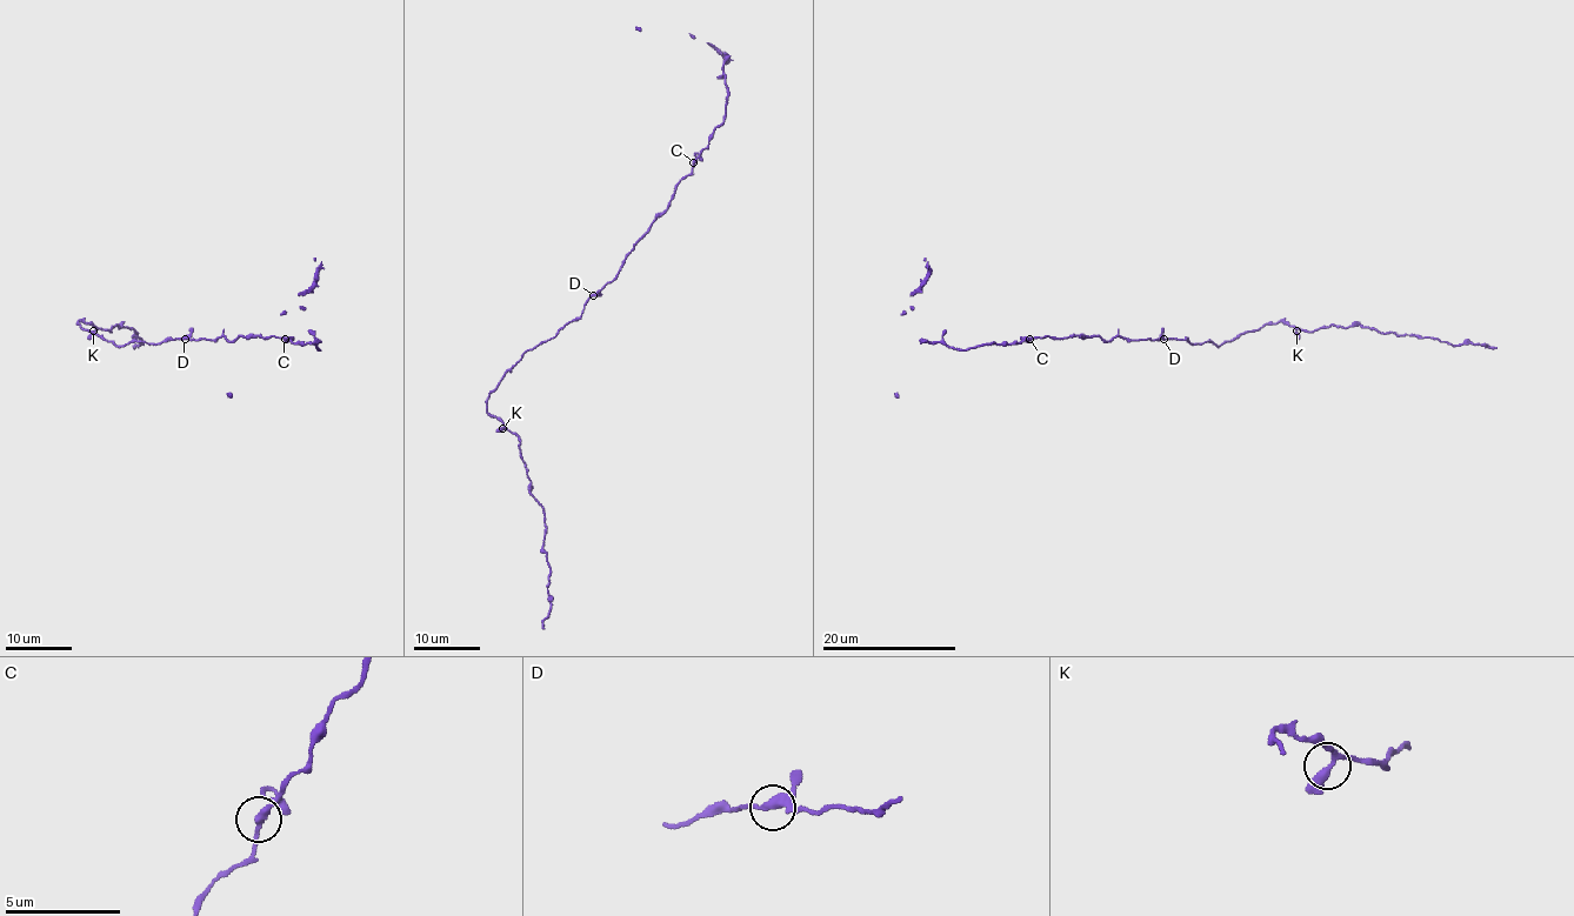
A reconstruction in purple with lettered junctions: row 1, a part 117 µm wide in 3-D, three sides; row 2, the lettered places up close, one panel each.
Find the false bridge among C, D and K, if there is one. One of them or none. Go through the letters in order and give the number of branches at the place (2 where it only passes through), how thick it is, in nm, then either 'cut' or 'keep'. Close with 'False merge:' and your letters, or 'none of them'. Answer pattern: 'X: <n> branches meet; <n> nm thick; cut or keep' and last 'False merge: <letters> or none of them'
C: 3 branches meet; 240 nm thick; keep
D: 3 branches meet; 280 nm thick; keep
K: 3 branches meet; 240 nm thick; keep
False merge: none of them

